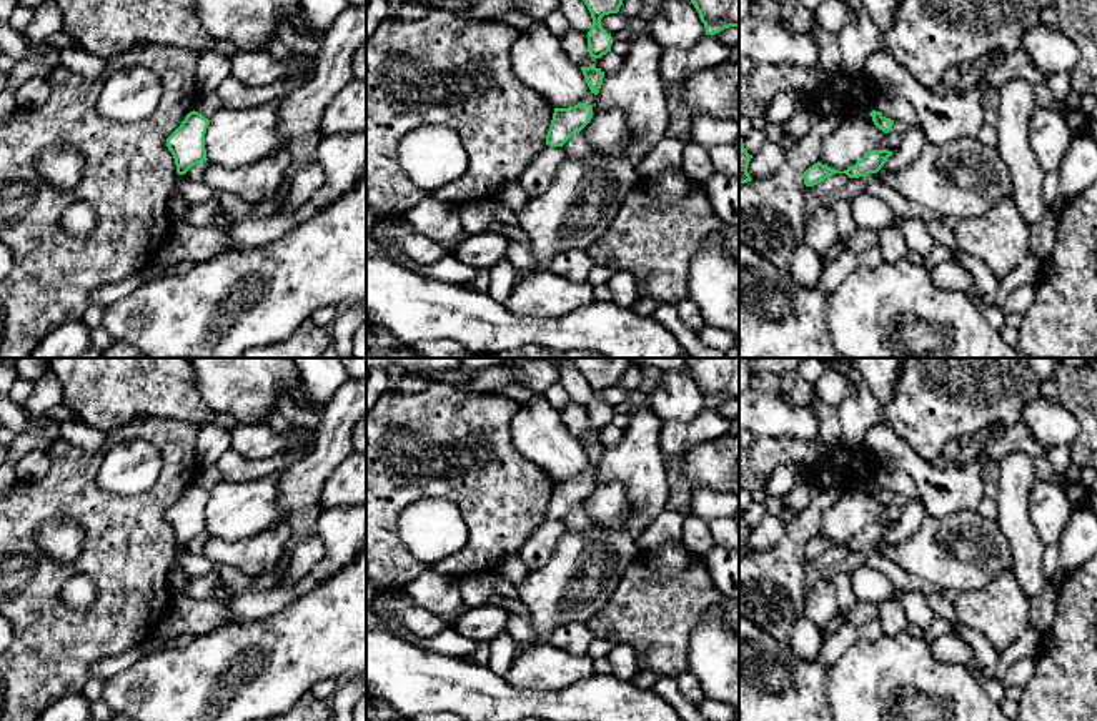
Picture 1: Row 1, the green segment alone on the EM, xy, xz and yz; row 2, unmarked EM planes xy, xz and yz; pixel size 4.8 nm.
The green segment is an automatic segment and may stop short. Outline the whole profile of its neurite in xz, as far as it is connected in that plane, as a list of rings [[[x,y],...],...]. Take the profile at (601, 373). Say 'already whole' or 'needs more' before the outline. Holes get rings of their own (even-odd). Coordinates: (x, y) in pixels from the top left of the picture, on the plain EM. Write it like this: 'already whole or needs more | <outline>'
already whole | [[[569,358],[588,380],[593,398],[588,405],[588,420],[591,431],[601,431],[611,425],[613,410],[601,400],[601,391],[618,386],[623,378],[628,358]]]

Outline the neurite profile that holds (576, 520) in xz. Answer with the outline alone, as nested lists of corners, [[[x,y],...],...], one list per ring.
[[[576,505],[564,518],[563,518],[564,531],[569,533],[586,533],[593,523],[588,518],[584,508]]]

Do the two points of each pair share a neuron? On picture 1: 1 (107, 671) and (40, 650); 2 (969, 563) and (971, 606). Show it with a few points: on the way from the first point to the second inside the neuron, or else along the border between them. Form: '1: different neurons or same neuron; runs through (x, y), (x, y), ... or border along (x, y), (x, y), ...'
1: different neurons; border along (127, 651), (97, 660), (90, 666), (87, 678)
2: different neurons; border along (1006, 571), (992, 576), (982, 586), (959, 595)

